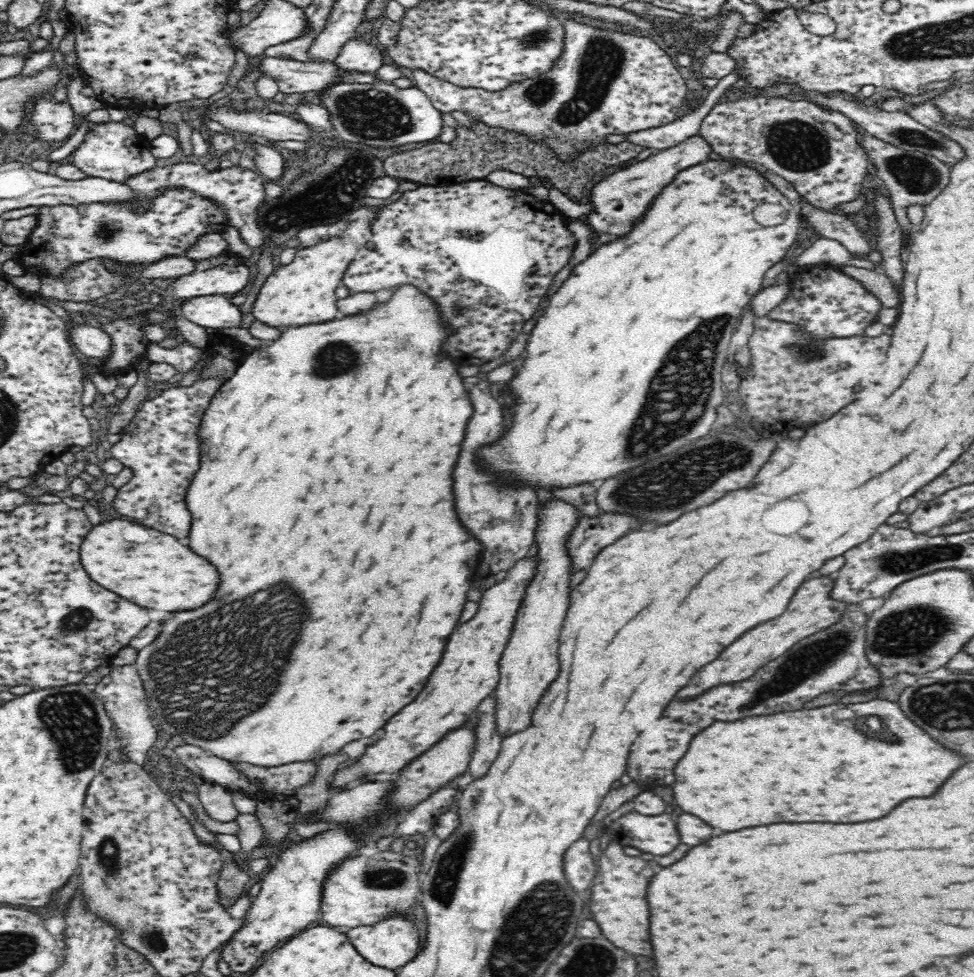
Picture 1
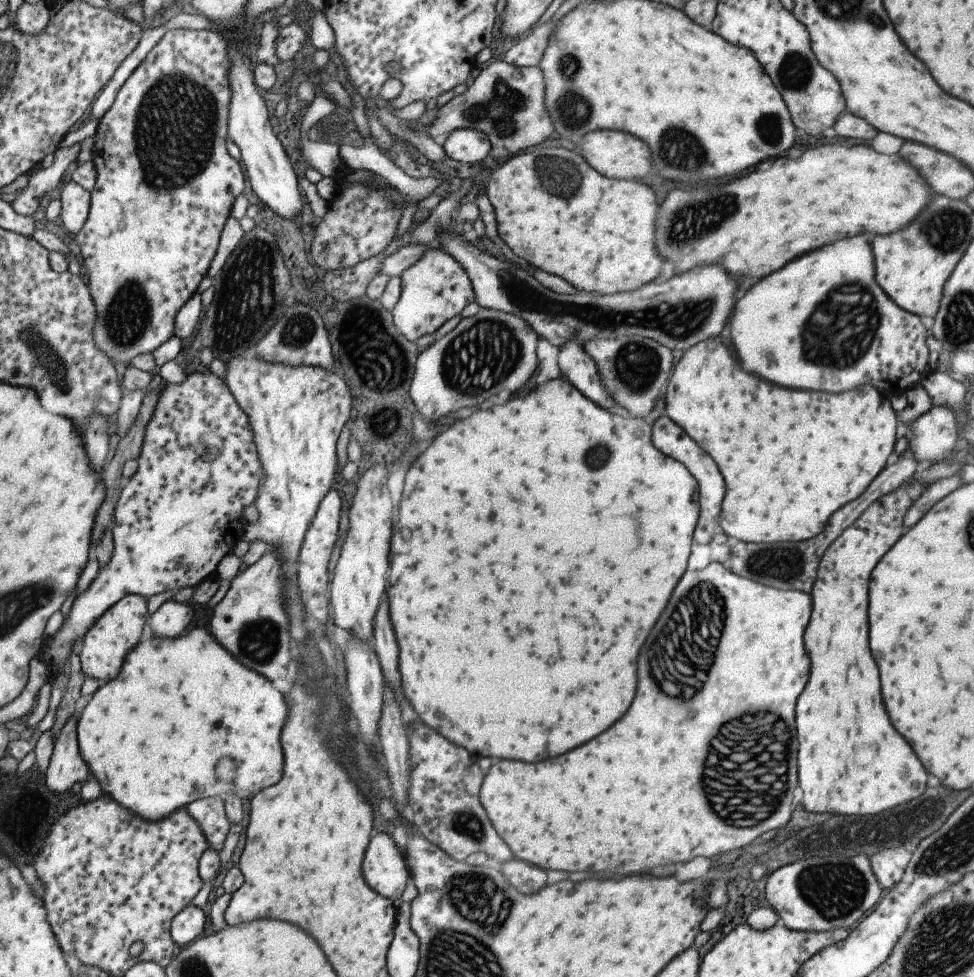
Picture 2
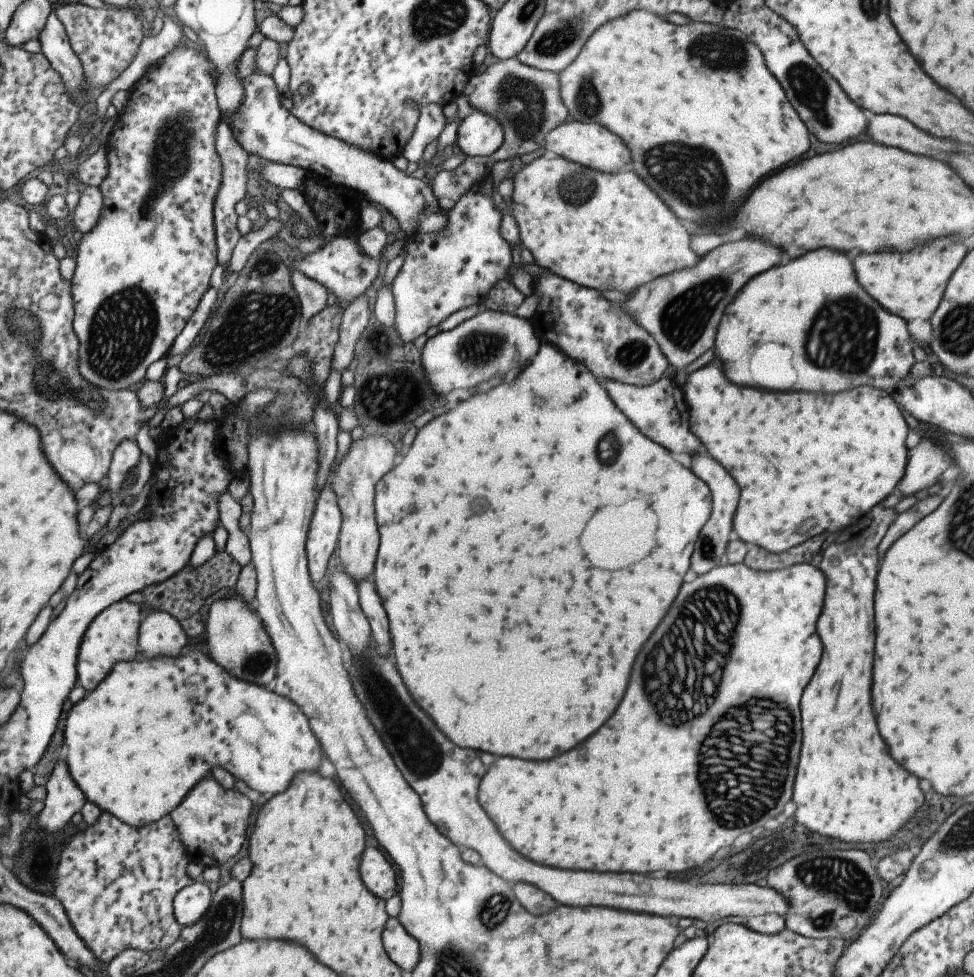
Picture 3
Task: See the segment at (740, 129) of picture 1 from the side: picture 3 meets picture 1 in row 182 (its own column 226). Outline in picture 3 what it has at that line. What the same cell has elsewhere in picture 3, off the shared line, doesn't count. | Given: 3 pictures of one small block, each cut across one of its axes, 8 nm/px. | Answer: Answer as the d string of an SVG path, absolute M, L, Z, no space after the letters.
M209 776L200 780L187 796L179 801L168 815L182 840L189 862L199 863L204 867L217 867L241 850L254 796L251 797L242 796L235 790L225 790Z

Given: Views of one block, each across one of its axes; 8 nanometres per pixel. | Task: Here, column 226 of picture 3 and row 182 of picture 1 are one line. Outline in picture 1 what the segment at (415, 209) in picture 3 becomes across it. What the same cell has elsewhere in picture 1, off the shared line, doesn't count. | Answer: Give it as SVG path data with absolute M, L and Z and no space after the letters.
M118 121L93 124L84 141L70 157L73 165L88 177L105 178L119 183L157 168L157 158L151 154L150 140L138 135L133 127Z

